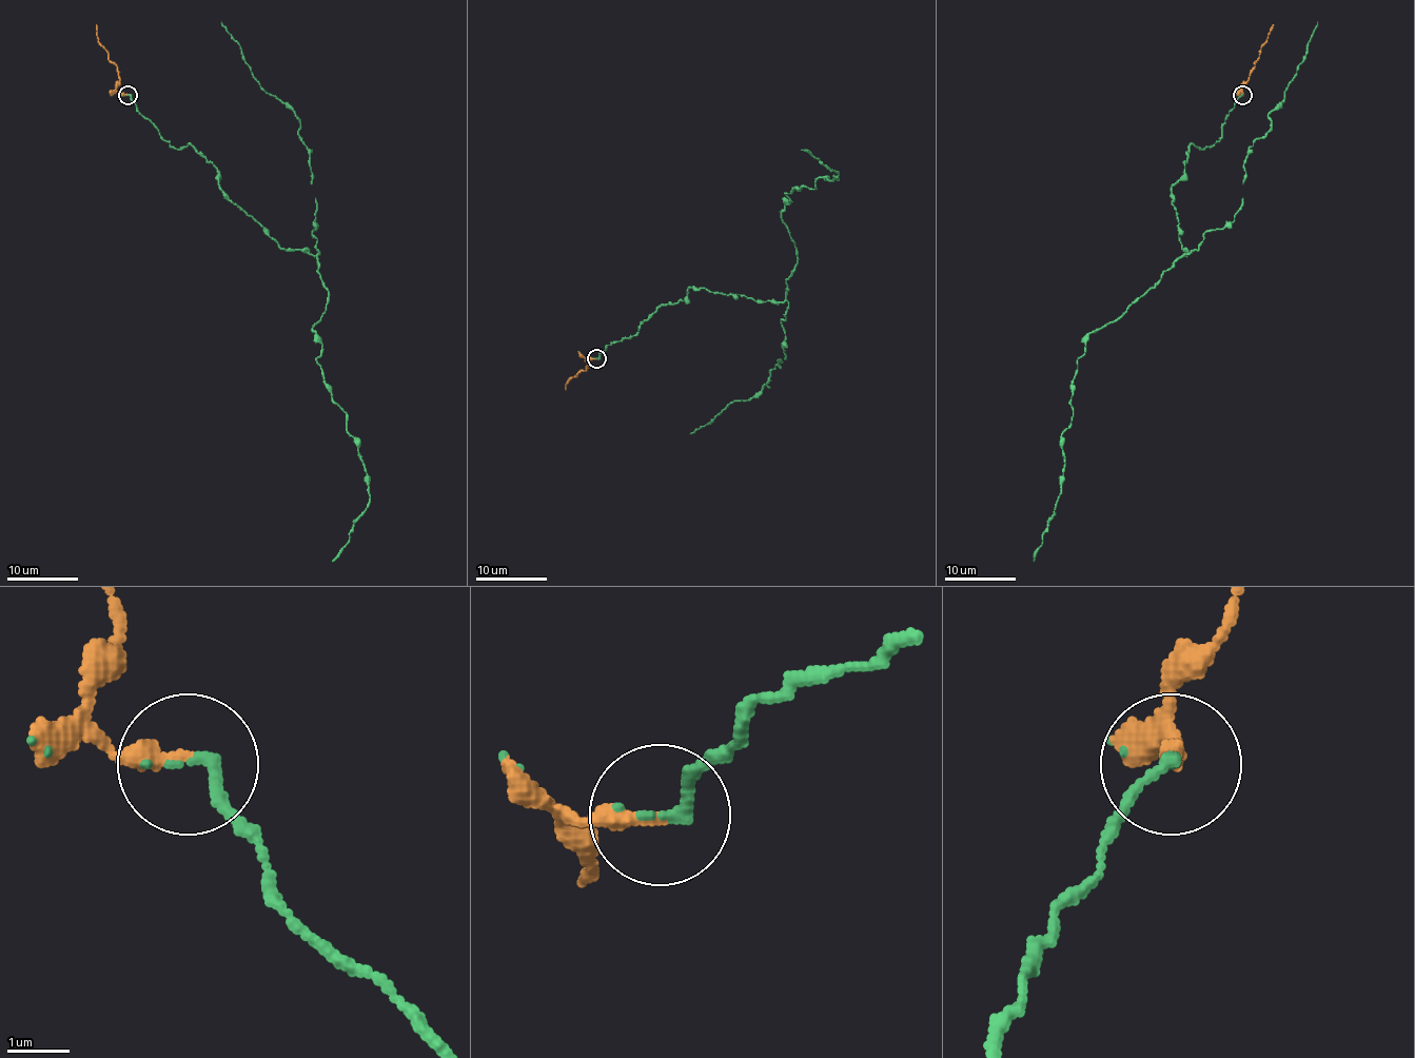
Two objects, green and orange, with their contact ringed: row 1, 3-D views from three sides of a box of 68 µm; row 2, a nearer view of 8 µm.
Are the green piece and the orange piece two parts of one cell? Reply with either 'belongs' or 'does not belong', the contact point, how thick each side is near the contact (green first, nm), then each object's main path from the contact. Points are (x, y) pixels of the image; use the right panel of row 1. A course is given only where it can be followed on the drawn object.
belongs | (1242, 95) | 190/300 nm | green via (1241, 96), (1215, 143), (1190, 145), (1172, 189), (1184, 256), (1087, 335), (1034, 561) | orange via (1241, 94), (1241, 84), (1274, 24)

